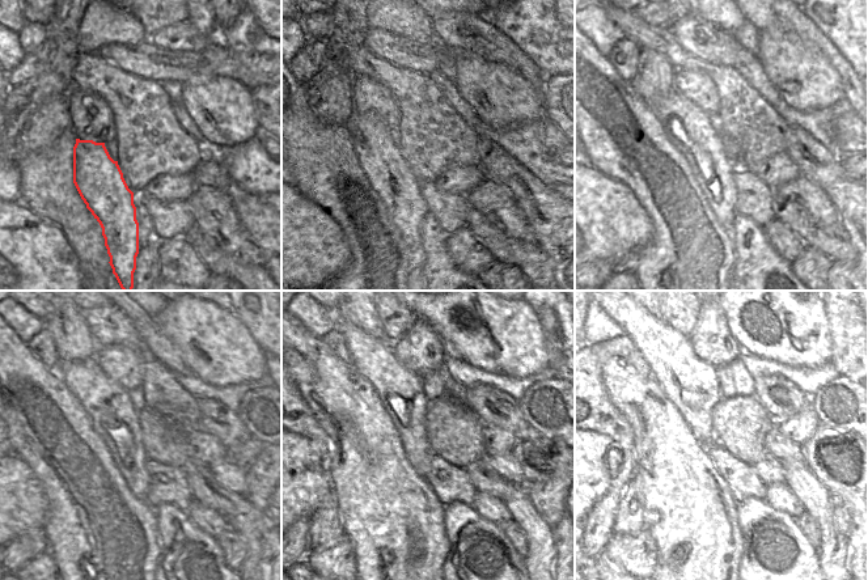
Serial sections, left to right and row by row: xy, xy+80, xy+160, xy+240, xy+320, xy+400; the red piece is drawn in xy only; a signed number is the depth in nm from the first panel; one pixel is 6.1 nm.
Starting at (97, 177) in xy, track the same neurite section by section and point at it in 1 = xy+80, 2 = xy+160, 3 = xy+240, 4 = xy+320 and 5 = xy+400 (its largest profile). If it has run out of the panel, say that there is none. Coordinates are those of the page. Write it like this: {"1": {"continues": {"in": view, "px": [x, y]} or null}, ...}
{"1": {"continues": {"in": "xy+80", "px": [389, 176]}}, "2": {"continues": {"in": "xy+160", "px": [689, 119]}}, "3": {"continues": {"in": "xy+240", "px": [113, 416]}}, "4": {"continues": {"in": "xy+320", "px": [399, 390]}}, "5": {"continues": {"in": "xy+400", "px": [691, 384]}}}

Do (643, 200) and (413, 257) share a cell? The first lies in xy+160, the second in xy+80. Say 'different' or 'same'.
same

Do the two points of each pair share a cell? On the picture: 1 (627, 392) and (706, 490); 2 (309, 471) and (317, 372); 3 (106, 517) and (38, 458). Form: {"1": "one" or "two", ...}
{"1": "one", "2": "two", "3": "one"}

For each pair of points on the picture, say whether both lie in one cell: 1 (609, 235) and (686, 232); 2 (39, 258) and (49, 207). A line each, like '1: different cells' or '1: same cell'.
1: different cells
2: different cells

